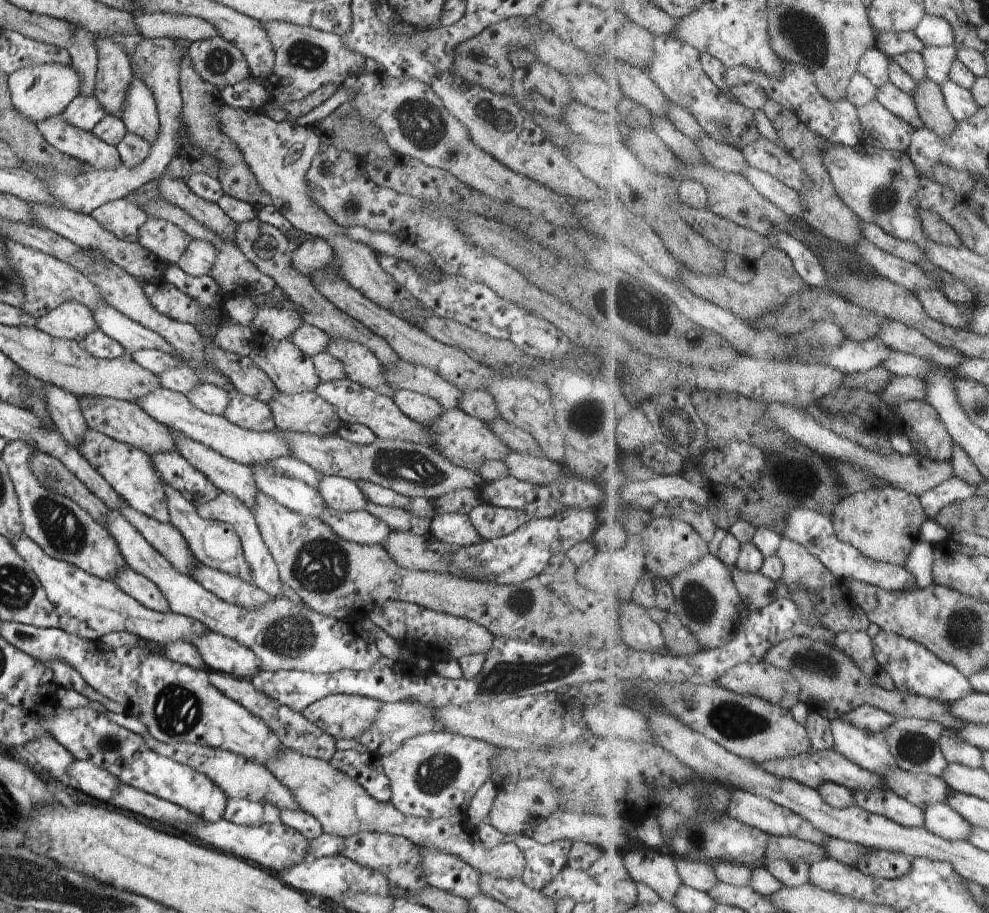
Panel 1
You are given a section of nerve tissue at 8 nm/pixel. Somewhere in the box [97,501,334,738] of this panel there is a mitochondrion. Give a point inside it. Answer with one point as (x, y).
(293, 636)

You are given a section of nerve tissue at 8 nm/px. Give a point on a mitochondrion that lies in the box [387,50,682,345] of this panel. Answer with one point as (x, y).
(422, 126)

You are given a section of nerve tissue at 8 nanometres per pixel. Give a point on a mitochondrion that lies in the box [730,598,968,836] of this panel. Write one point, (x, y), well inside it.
(810, 661)

